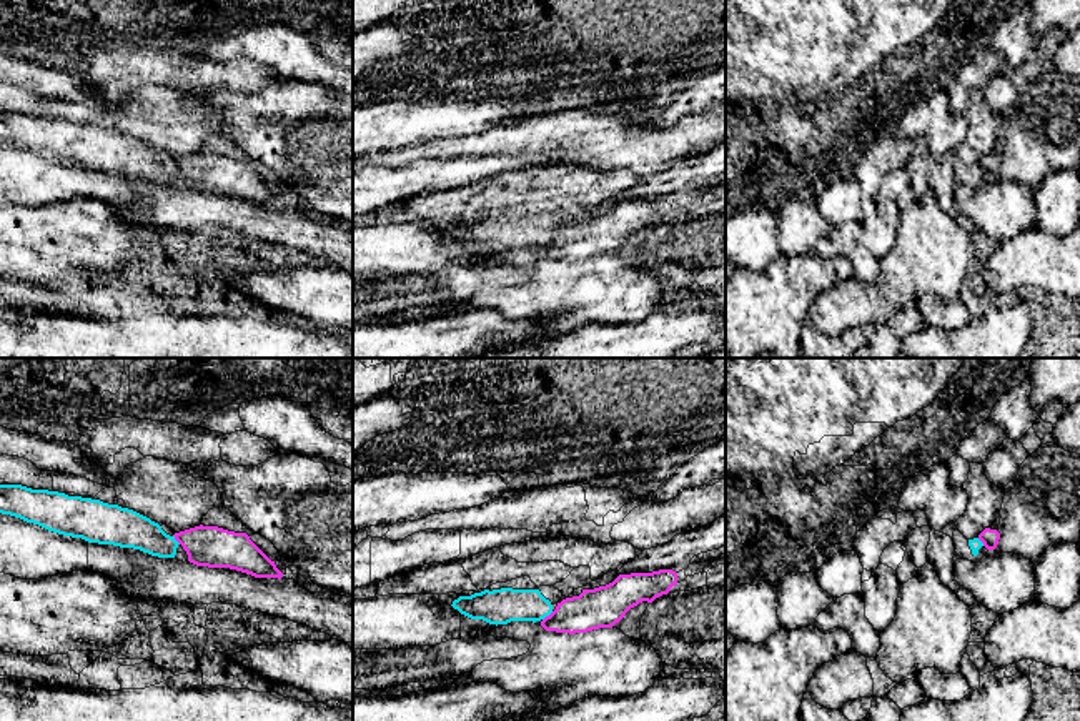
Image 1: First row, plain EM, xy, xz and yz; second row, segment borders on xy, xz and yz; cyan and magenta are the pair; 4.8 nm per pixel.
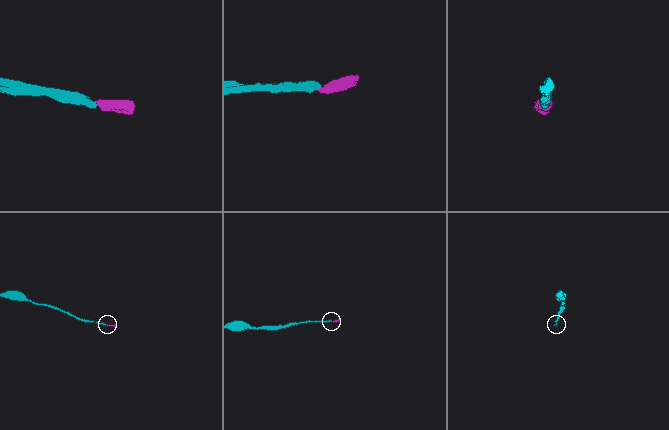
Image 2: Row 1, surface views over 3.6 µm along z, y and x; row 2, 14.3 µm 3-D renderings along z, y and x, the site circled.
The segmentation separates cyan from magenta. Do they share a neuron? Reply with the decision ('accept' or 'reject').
accept

